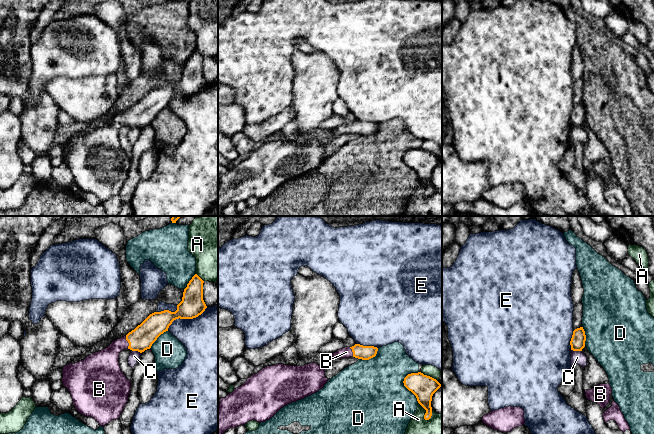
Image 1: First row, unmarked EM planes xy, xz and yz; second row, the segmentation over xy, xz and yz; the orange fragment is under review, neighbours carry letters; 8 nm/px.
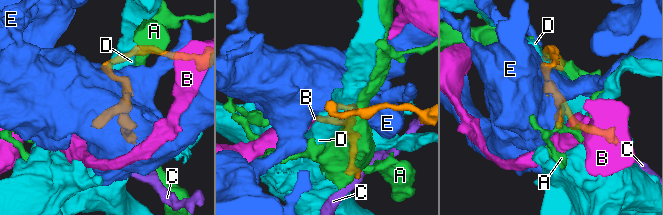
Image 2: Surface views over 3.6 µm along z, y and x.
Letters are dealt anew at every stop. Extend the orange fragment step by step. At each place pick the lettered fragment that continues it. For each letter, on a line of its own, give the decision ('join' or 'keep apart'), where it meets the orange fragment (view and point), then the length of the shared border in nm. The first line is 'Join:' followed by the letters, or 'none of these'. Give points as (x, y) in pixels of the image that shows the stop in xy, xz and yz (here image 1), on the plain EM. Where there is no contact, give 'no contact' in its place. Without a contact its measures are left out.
Join: B
A: keep apart; contact xz (426, 188); length 170 nm
B: join; contact xy (128, 118); length 110 nm
C: keep apart; contact yz (576, 126); length 90 nm
D: keep apart; contact xz (403, 158); length 260 nm
E: keep apart; contact xy (185, 94); length 380 nm

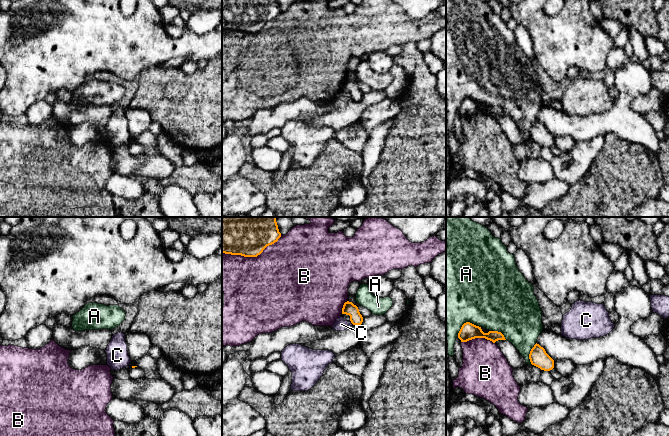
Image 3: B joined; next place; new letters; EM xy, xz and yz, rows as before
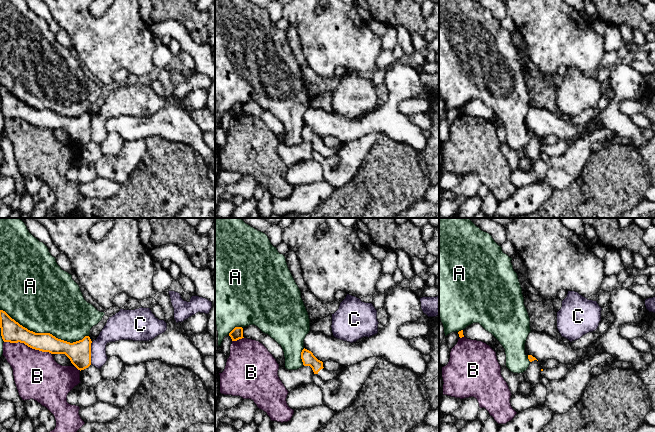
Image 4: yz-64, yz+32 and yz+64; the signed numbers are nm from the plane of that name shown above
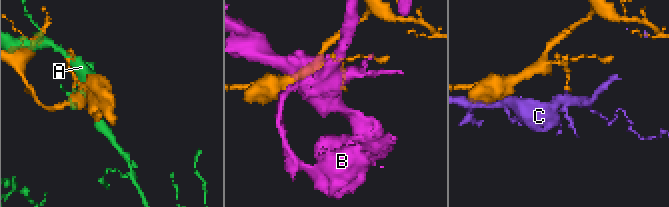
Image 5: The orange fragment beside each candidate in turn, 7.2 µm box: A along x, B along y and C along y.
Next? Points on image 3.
Join: none of these
A: keep apart; contact yz (465, 99); length 200 nm
B: keep apart; contact xz (252, 32); length 500 nm
C: keep apart; contact xz (352, 99); length 40 nm

